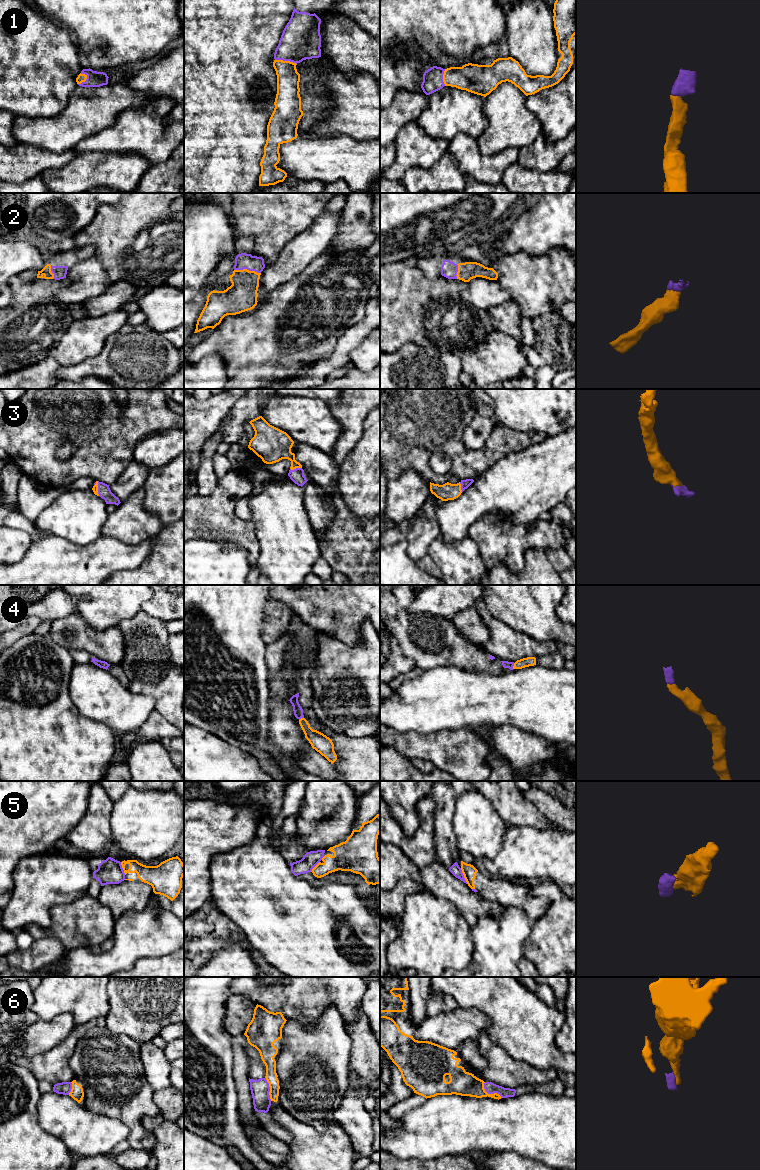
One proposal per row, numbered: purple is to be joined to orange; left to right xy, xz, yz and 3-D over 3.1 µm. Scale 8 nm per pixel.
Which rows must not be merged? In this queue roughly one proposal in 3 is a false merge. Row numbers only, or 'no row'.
5

